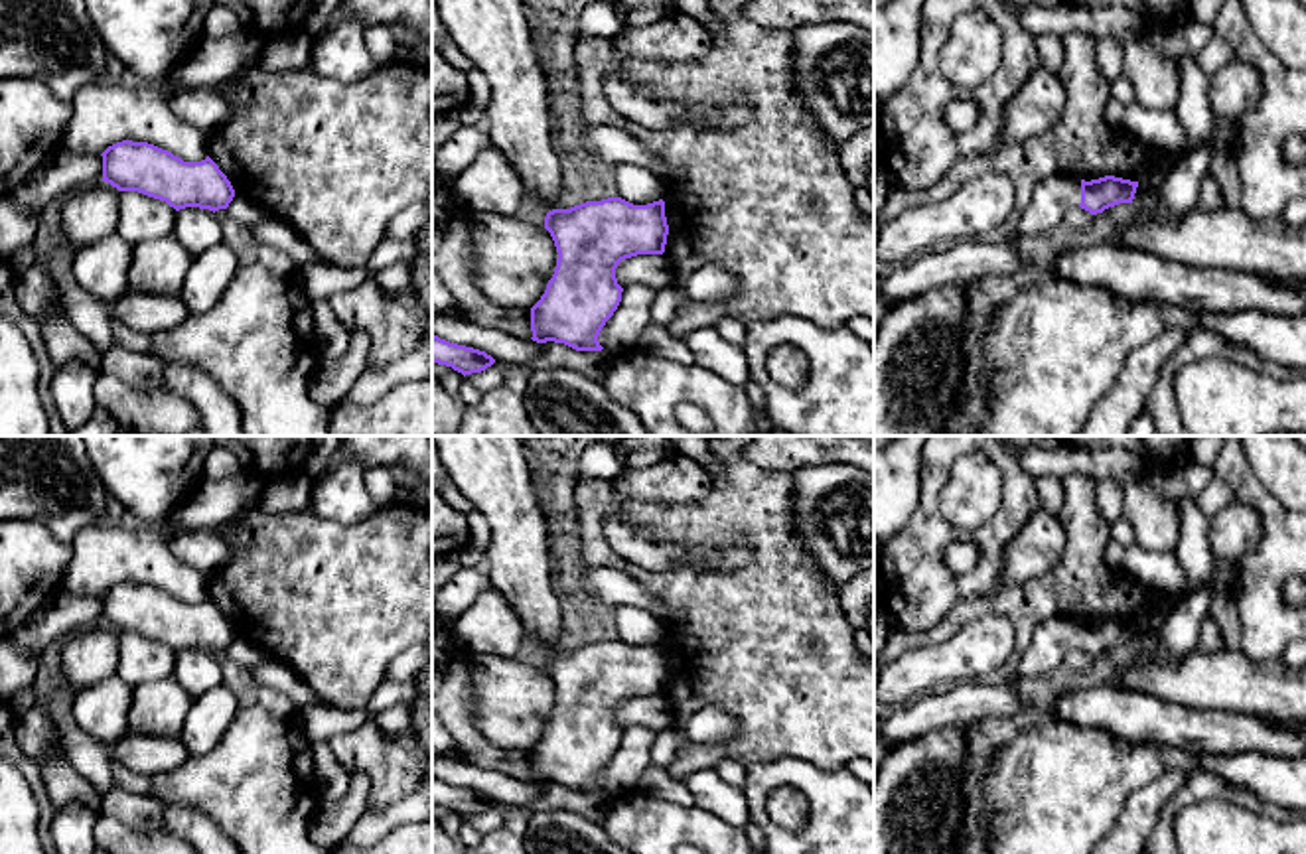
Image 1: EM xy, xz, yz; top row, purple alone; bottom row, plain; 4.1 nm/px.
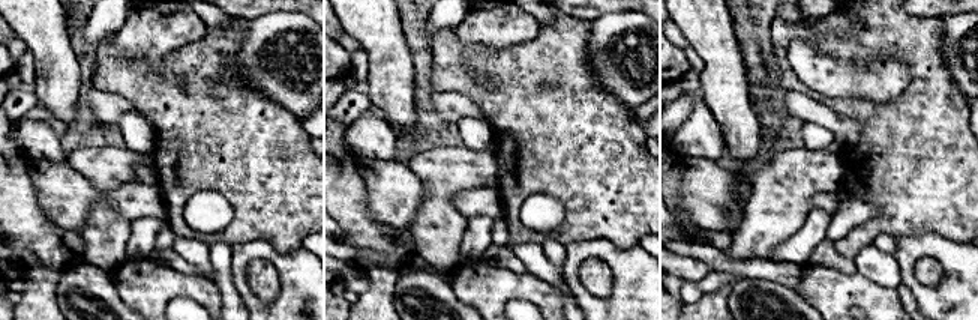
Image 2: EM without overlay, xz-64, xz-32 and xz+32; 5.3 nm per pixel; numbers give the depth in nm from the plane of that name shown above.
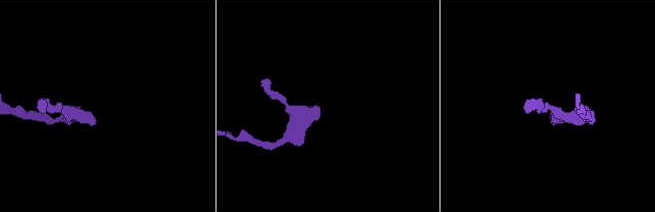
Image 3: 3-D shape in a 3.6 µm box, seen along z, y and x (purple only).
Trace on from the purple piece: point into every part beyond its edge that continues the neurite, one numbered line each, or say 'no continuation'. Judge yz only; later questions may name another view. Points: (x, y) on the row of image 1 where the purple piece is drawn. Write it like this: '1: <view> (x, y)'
1: yz (1054, 196)

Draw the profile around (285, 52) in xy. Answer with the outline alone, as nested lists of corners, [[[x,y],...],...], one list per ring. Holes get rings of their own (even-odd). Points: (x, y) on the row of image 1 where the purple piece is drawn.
[[[306,32],[274,36],[256,61],[266,71],[302,69],[312,61],[314,41]]]

